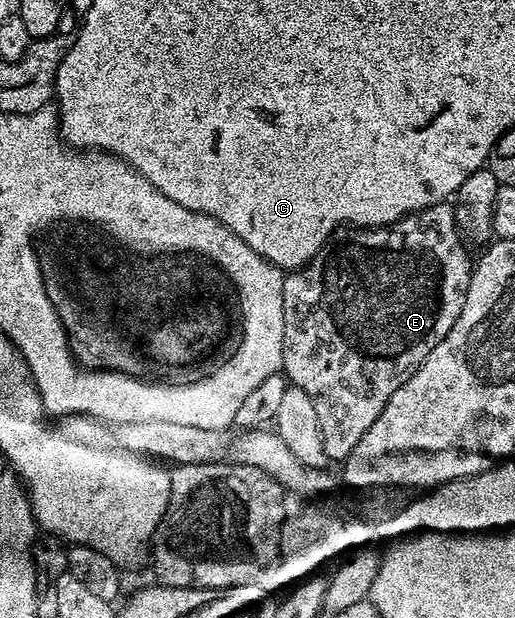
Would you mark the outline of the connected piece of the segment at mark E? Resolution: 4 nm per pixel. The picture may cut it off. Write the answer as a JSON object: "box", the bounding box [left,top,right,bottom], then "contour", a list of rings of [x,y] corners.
{"box":[281,202,473,462],"contour":[[[444,202],[434,204],[425,210],[416,212],[413,216],[406,216],[397,221],[396,224],[389,224],[386,228],[356,228],[354,226],[344,226],[332,234],[331,239],[327,241],[326,246],[317,253],[304,268],[296,268],[288,271],[283,278],[283,367],[281,369],[284,376],[294,387],[305,390],[305,394],[309,394],[309,399],[313,402],[313,406],[317,409],[317,418],[321,422],[321,443],[325,446],[325,454],[328,461],[342,462],[349,458],[349,454],[353,454],[353,446],[357,446],[357,442],[361,442],[365,430],[369,430],[369,426],[373,426],[373,422],[377,422],[377,414],[381,414],[381,410],[385,410],[385,406],[389,402],[389,398],[393,398],[393,394],[397,394],[397,390],[401,390],[401,386],[405,386],[405,382],[409,382],[409,378],[419,369],[421,362],[425,362],[425,358],[429,358],[429,354],[433,350],[433,346],[437,346],[437,342],[441,342],[441,338],[445,338],[445,334],[449,334],[449,330],[453,330],[453,322],[457,322],[457,318],[461,314],[461,306],[465,306],[465,294],[469,290],[469,282],[471,281],[471,269],[473,267],[473,256],[470,256],[468,245],[462,236],[459,235],[459,227],[455,221],[455,209],[450,203]]]}

